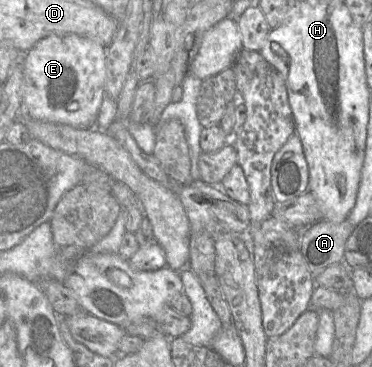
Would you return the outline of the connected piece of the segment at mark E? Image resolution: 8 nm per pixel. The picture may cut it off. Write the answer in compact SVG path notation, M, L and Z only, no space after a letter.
M75 34L49 35L22 58L23 110L30 117L77 129L95 129L106 95L106 48Z

